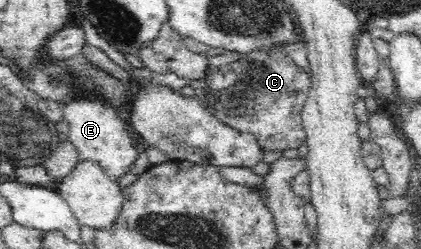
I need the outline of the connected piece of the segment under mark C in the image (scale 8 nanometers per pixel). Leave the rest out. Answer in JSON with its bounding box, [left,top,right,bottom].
[190,51,311,151]

